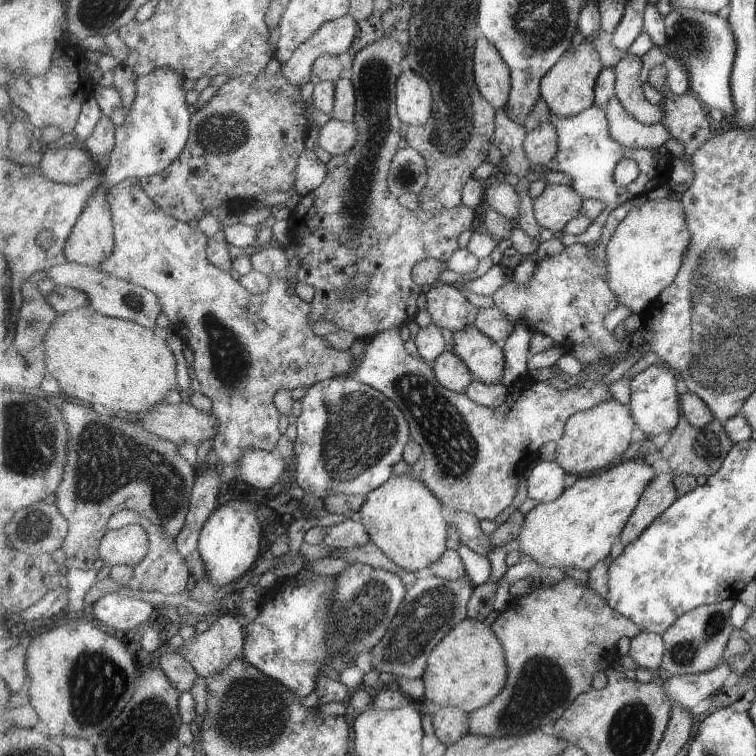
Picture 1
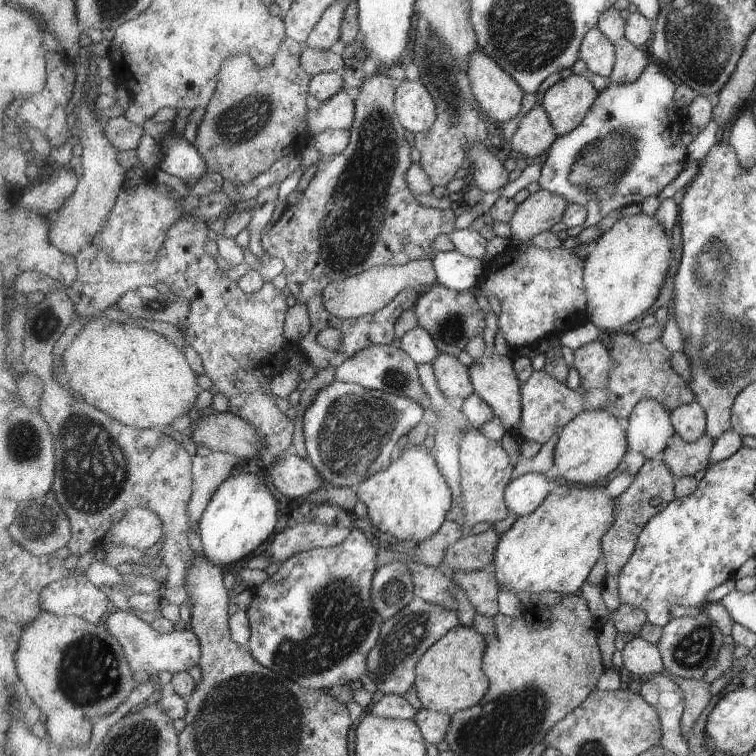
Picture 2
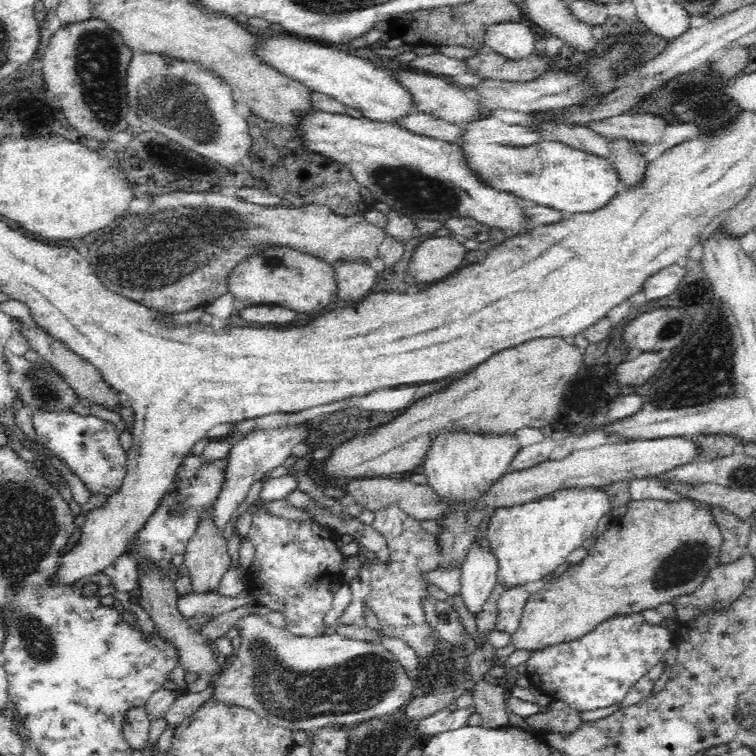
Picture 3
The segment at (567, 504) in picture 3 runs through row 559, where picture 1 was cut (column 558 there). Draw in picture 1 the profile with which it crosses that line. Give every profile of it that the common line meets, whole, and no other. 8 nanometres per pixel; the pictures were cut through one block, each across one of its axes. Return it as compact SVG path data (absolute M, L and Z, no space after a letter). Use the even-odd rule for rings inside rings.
M642 456L571 482L561 498L539 503L527 513L525 528L516 538L521 552L525 558L537 561L544 572L550 567L573 566L586 571L595 568L611 554L613 544L620 539L647 486L656 476L655 470Z

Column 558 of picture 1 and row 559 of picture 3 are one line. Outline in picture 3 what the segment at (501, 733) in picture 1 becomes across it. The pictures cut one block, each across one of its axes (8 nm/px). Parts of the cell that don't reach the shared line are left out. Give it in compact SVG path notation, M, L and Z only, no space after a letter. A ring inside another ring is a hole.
M650 499L630 502L630 504L627 505L627 511L624 516L611 518L606 521L603 529L604 534L594 540L594 544L587 549L587 554L580 564L576 564L576 566L569 566L564 571L564 574L562 573L559 577L555 577L550 582L546 583L544 587L530 595L526 606L524 606L520 626L518 626L516 634L511 637L512 643L516 645L516 650L538 650L545 646L553 645L554 643L566 642L570 639L580 638L584 633L594 630L598 624L604 622L607 618L612 618L614 615L641 613L643 610L649 608L654 609L659 604L670 602L671 598L684 596L694 592L697 588L700 588L702 586L702 582L708 578L709 571L720 564L720 550L722 550L722 544L725 540L722 535L721 526L714 521L712 505L707 505L706 503L692 499L684 499L681 501Z

